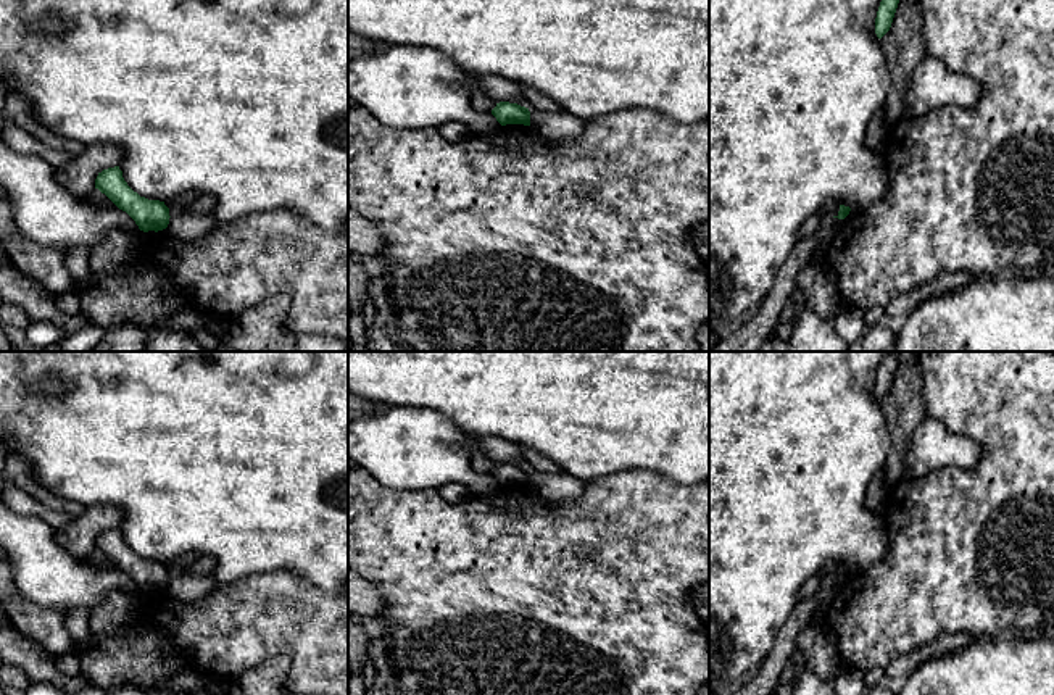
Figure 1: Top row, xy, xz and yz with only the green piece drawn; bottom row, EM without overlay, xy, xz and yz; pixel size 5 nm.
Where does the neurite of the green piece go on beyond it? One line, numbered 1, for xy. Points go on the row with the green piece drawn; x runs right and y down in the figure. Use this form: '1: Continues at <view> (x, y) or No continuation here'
1: No continuation here

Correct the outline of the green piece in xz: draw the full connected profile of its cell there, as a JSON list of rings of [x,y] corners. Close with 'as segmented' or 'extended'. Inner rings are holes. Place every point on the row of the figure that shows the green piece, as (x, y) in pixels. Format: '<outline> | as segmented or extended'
[[[500,102],[492,110],[492,114],[496,118],[496,121],[501,126],[506,126],[506,124],[530,126],[530,111],[529,111],[529,108],[521,106],[517,103]]] | as segmented

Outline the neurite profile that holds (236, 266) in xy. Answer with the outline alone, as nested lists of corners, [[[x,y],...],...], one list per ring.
[[[282,208],[216,226],[192,242],[172,237],[168,229],[148,231],[139,247],[137,261],[153,264],[169,274],[172,282],[189,293],[195,308],[222,323],[229,324],[251,306],[282,295],[290,302],[287,326],[295,334],[332,335],[348,343],[348,224],[338,232],[324,232],[313,221]]]

